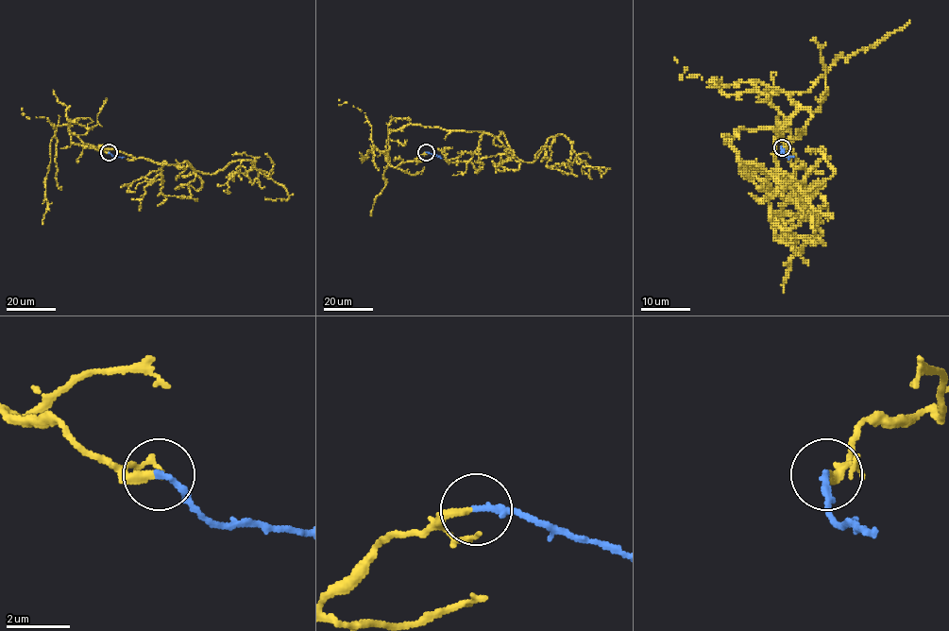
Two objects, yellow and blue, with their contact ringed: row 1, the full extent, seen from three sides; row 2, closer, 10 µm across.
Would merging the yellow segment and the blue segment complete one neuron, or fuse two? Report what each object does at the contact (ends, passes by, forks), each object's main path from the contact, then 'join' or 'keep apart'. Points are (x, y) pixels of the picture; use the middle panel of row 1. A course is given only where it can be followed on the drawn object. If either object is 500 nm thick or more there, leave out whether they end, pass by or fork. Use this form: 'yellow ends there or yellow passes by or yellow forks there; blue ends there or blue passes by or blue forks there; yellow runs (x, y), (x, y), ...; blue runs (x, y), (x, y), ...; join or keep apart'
yellow ends there; blue ends there; yellow runs (426, 152), (391, 165), (389, 134), (410, 124), (501, 132), (526, 162), (564, 135), (605, 171), (583, 165); blue runs (426, 152), (441, 158); join

